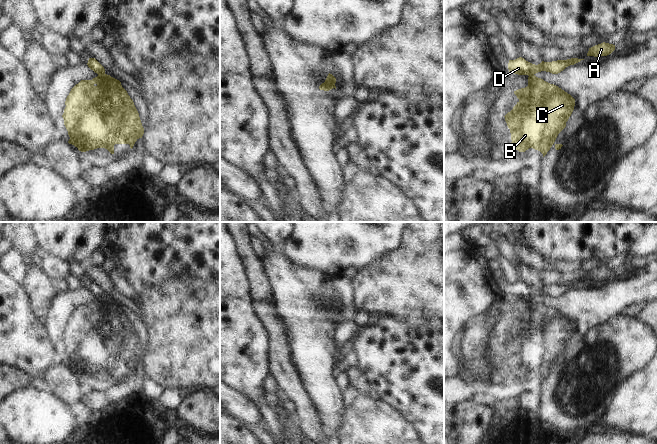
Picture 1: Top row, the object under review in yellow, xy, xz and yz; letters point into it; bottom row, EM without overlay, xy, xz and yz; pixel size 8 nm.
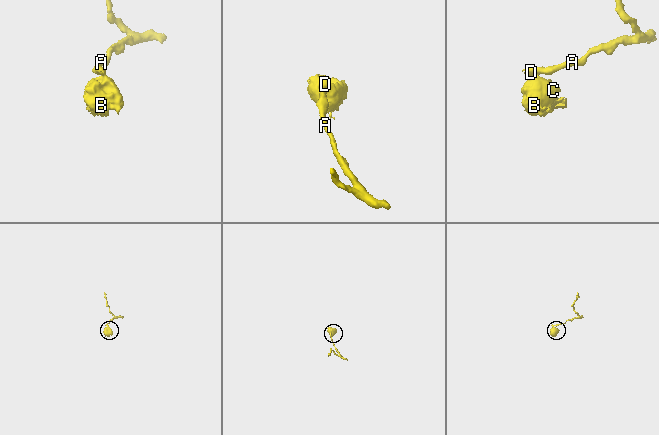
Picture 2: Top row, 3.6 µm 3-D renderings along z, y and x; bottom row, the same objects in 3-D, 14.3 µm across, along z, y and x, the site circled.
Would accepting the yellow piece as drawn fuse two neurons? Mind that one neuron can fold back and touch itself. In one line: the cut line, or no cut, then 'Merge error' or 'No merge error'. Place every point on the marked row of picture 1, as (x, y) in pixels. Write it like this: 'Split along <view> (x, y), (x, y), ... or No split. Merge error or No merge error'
Split along xy (104, 73), (98, 75). Merge error.

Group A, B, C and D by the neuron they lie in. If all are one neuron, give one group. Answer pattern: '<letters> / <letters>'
A D / B C

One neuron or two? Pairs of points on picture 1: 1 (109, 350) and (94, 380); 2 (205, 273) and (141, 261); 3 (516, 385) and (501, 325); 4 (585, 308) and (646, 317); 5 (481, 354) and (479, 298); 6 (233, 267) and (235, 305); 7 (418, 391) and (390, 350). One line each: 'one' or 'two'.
1: one
2: one
3: one
4: two
5: two
6: one
7: one

